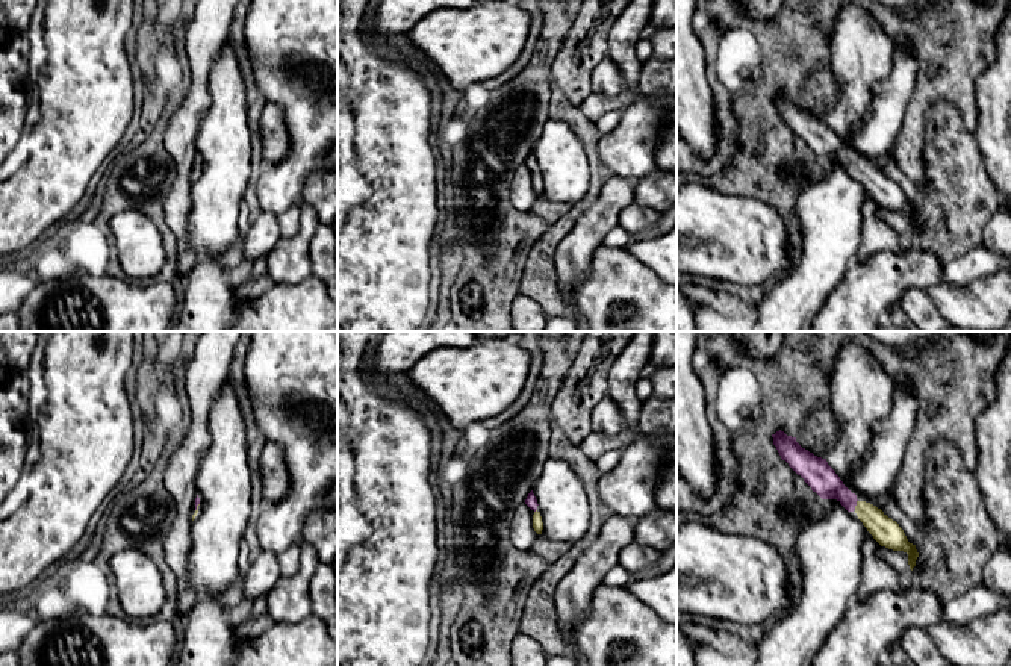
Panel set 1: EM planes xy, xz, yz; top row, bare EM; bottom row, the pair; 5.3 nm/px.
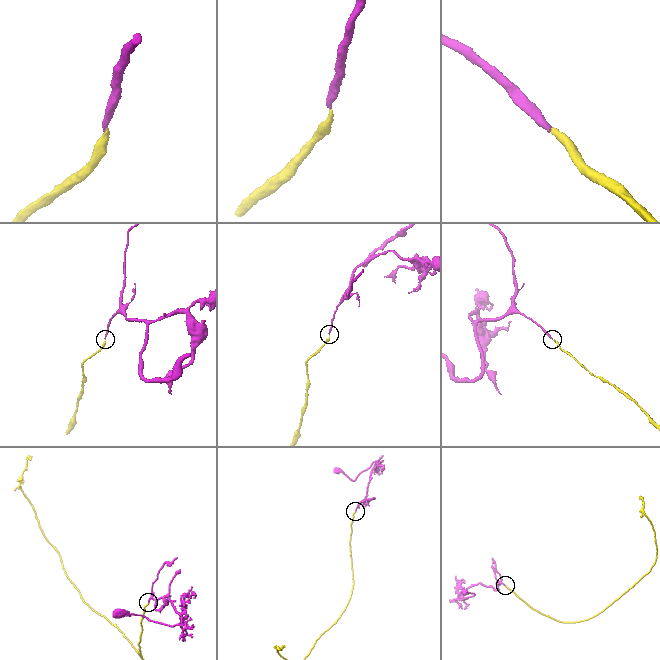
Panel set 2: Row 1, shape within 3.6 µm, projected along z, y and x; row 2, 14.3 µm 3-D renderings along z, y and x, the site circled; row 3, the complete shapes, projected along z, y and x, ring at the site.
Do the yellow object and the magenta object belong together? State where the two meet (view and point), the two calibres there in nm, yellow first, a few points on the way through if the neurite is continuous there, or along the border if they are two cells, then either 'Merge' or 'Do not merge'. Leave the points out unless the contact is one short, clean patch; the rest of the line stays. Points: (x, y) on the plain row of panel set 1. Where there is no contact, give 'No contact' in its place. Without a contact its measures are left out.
Touches yellow at yz (857, 165). Thickness 150 nm (yellow) against 160 nm. Path across: yz (886, 192), (857, 165), (821, 138). Merge

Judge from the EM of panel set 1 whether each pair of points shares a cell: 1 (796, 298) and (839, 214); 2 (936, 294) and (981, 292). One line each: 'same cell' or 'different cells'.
1: same cell
2: same cell

